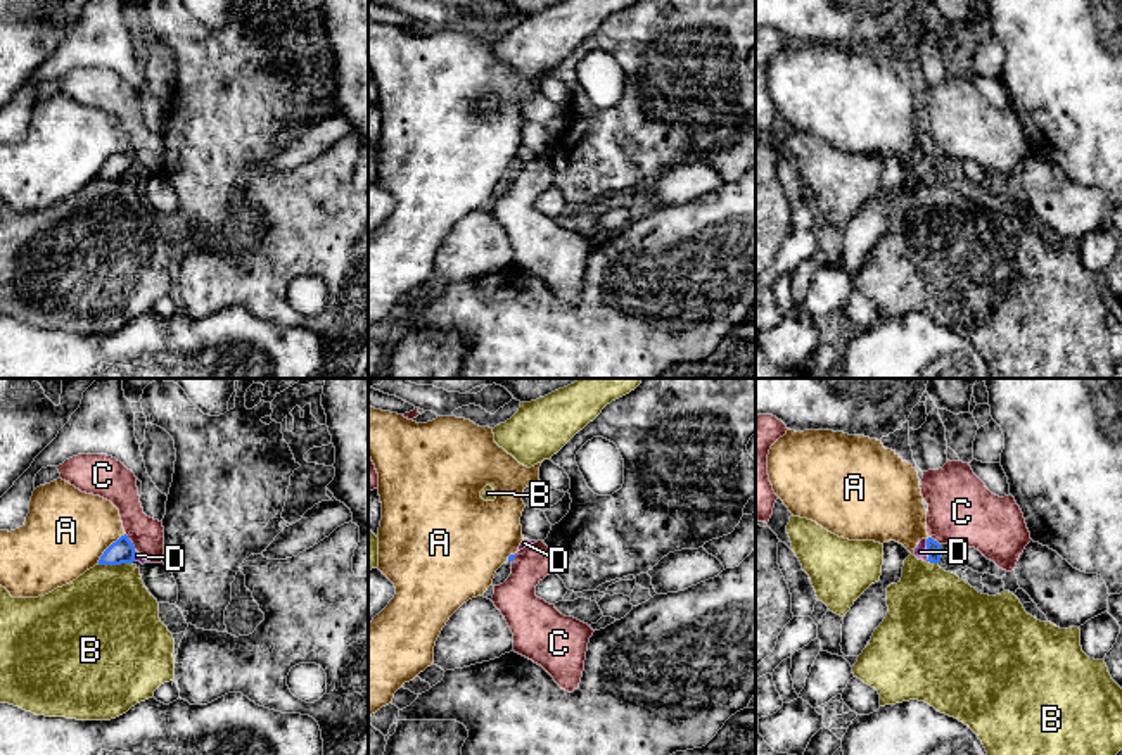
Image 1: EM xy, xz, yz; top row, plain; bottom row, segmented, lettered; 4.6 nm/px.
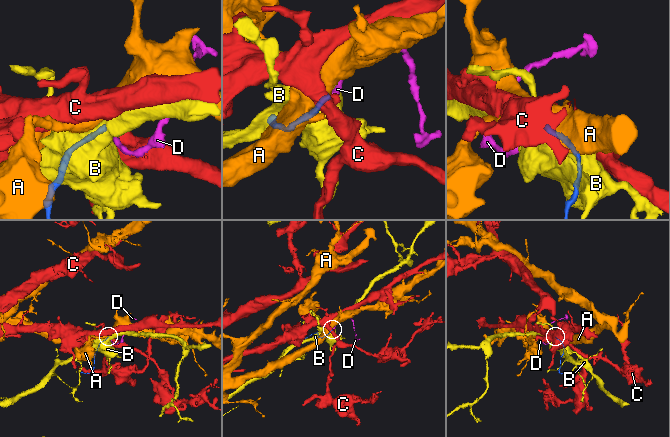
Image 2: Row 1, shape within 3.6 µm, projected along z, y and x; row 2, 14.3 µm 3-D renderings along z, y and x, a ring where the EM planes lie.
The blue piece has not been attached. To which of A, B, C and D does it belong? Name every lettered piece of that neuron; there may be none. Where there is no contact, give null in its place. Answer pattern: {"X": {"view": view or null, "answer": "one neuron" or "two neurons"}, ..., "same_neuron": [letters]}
{"A": {"view": "xy", "answer": "two neurons"}, "B": {"view": "xy", "answer": "two neurons"}, "C": {"view": "xy", "answer": "two neurons"}, "D": {"view": "yz", "answer": "one neuron"}, "same_neuron": ["D"]}

